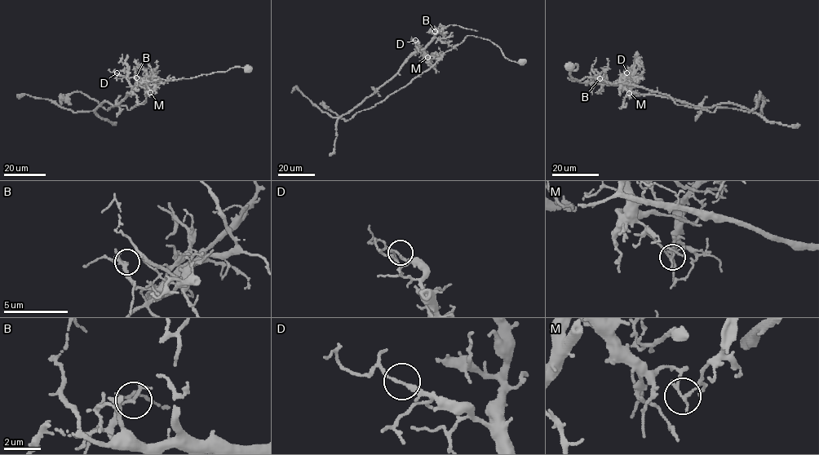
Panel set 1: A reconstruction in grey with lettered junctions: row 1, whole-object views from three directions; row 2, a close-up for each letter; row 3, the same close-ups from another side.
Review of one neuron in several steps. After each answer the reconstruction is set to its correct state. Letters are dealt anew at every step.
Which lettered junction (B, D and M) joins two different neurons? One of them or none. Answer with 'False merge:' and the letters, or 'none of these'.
False merge: M

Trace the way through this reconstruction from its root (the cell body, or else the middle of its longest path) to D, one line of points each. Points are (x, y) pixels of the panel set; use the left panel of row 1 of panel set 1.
D: (143, 86), (138, 82), (132, 89), (127, 78), (117, 72)

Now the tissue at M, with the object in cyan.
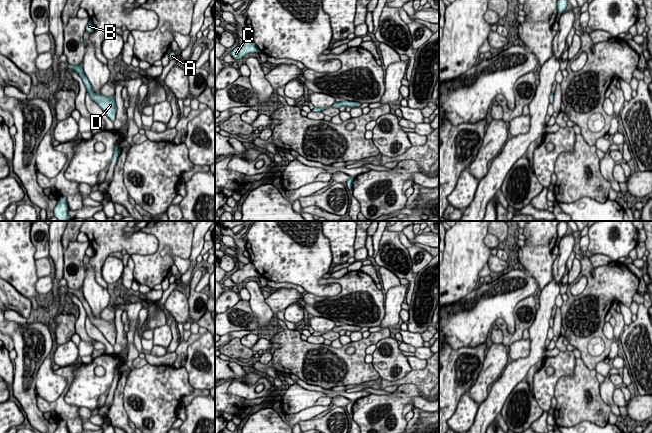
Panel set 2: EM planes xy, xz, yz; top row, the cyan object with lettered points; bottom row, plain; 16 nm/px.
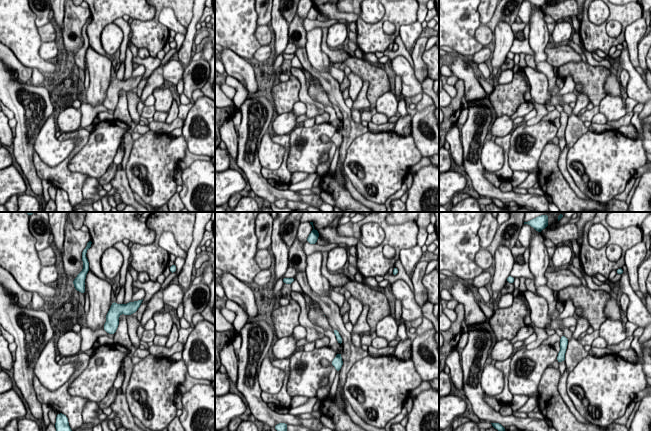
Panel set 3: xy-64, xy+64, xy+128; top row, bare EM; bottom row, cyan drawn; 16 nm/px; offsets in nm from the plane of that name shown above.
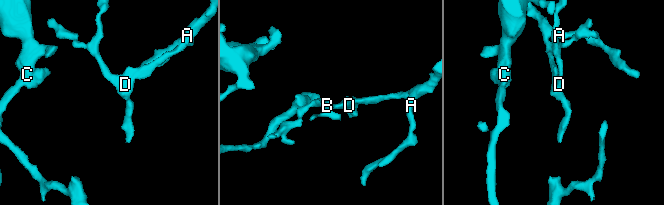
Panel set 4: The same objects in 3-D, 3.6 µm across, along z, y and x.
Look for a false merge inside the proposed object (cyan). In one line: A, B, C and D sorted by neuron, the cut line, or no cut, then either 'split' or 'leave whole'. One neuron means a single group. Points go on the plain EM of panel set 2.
A D / B C | xy (96, 319), (92, 323) | split

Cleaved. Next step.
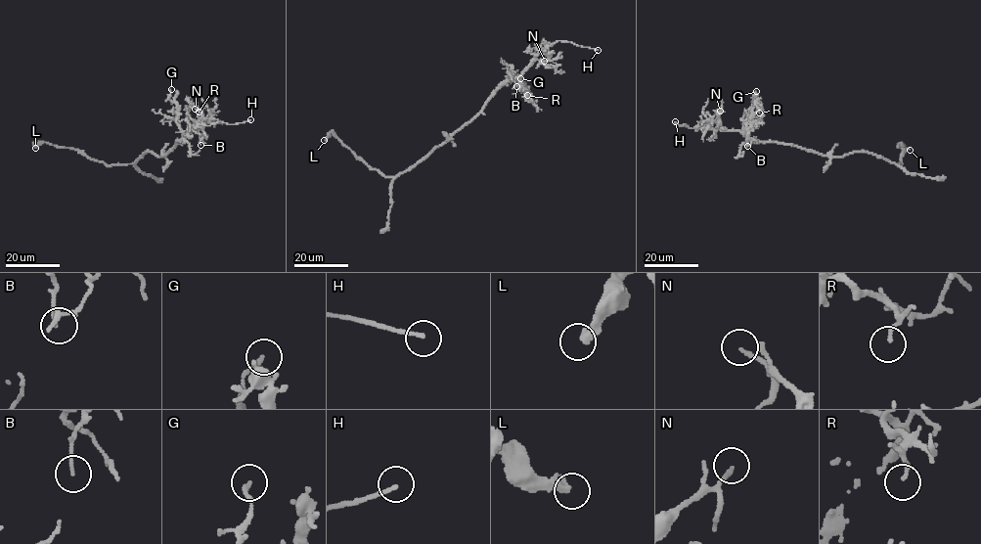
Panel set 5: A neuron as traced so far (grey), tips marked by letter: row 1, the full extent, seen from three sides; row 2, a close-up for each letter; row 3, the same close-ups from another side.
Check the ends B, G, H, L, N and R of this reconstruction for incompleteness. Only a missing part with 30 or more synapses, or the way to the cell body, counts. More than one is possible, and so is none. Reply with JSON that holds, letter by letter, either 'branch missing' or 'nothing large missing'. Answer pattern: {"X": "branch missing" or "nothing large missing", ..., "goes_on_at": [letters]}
{"B": "nothing large missing", "G": "nothing large missing", "H": "branch missing", "L": "nothing large missing", "N": "nothing large missing", "R": "nothing large missing", "goes_on_at": ["H"]}

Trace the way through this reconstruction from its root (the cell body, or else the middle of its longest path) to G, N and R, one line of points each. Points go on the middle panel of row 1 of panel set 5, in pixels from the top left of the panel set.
G: (451, 136), (479, 112), (512, 71), (518, 78), (514, 78), (517, 76), (520, 78)
N: (451, 136), (479, 112), (502, 84), (520, 74), (540, 53), (549, 56), (544, 61)
R: (451, 136), (511, 79), (520, 80), (527, 95)

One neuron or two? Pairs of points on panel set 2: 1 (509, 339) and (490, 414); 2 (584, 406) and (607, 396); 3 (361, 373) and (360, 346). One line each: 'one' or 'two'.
1: two
2: two
3: one

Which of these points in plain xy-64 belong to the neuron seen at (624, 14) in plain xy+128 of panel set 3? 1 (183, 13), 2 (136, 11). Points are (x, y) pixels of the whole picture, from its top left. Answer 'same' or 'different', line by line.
1: same
2: different

